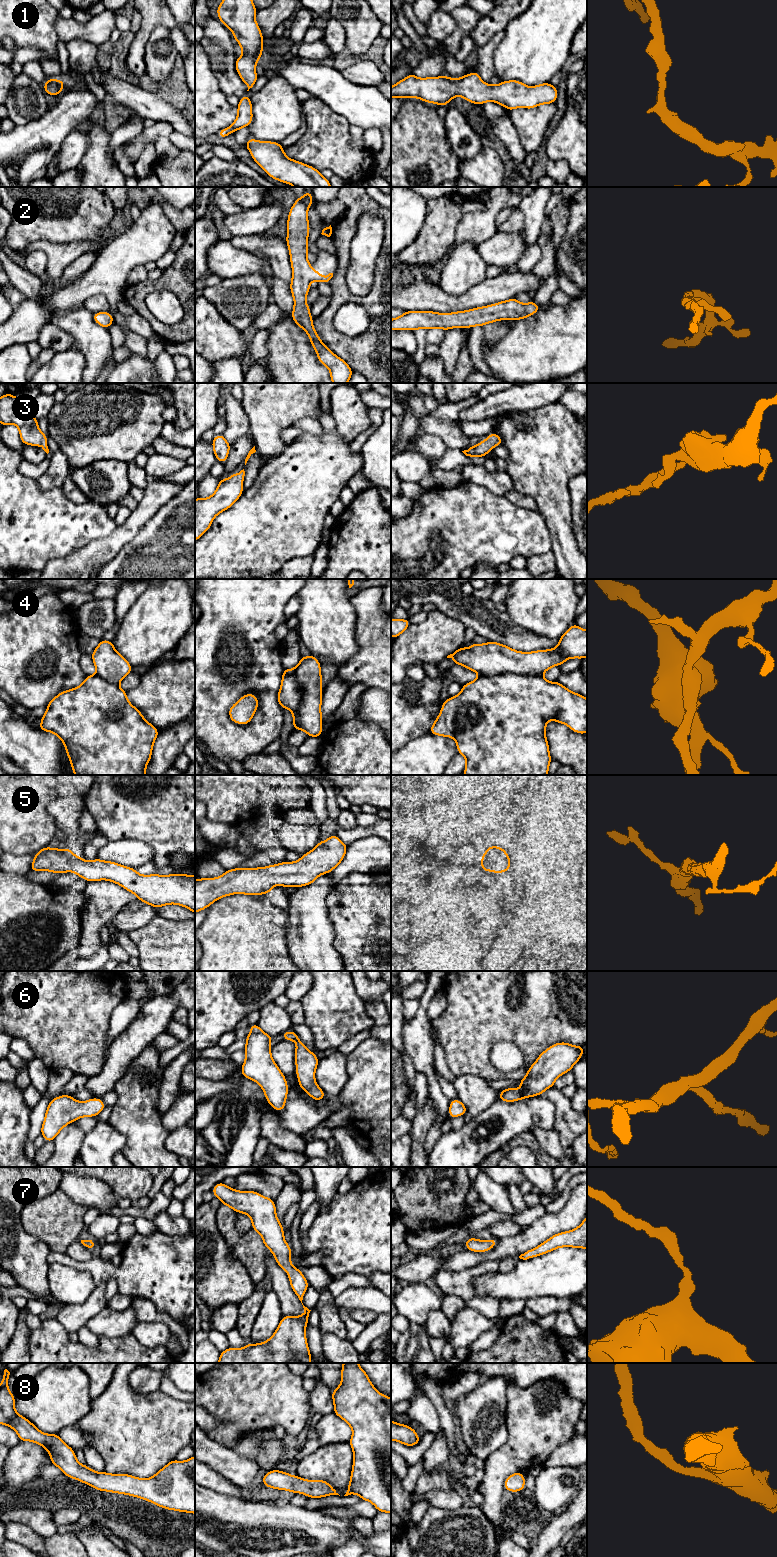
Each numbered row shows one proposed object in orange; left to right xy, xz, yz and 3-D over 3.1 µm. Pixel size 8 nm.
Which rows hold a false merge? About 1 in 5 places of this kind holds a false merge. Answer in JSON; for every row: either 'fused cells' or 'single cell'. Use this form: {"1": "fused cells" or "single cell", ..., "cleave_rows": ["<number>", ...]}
{"1": "single cell", "2": "single cell", "3": "single cell", "4": "fused cells", "5": "single cell", "6": "single cell", "7": "single cell", "8": "single cell", "cleave_rows": ["4"]}

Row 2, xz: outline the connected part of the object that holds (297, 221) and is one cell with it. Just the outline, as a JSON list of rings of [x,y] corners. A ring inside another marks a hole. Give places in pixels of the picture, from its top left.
[[[305,190],[304,197],[297,197],[289,211],[287,220],[286,243],[292,266],[290,290],[294,298],[292,319],[308,334],[311,345],[317,353],[318,361],[329,368],[332,382],[347,383],[354,372],[343,359],[330,351],[321,341],[313,327],[310,307],[306,303],[311,281],[328,282],[333,277],[333,273],[326,276],[320,275],[316,269],[311,268],[311,263],[307,259],[310,231],[308,207],[315,205],[312,198],[311,191],[307,190]]]

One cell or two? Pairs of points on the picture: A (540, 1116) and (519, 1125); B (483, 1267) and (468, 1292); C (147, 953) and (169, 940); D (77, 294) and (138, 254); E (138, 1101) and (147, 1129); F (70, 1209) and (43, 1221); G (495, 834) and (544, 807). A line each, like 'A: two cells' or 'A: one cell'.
A: one cell
B: one cell
C: one cell
D: one cell
E: one cell
F: one cell
G: one cell

